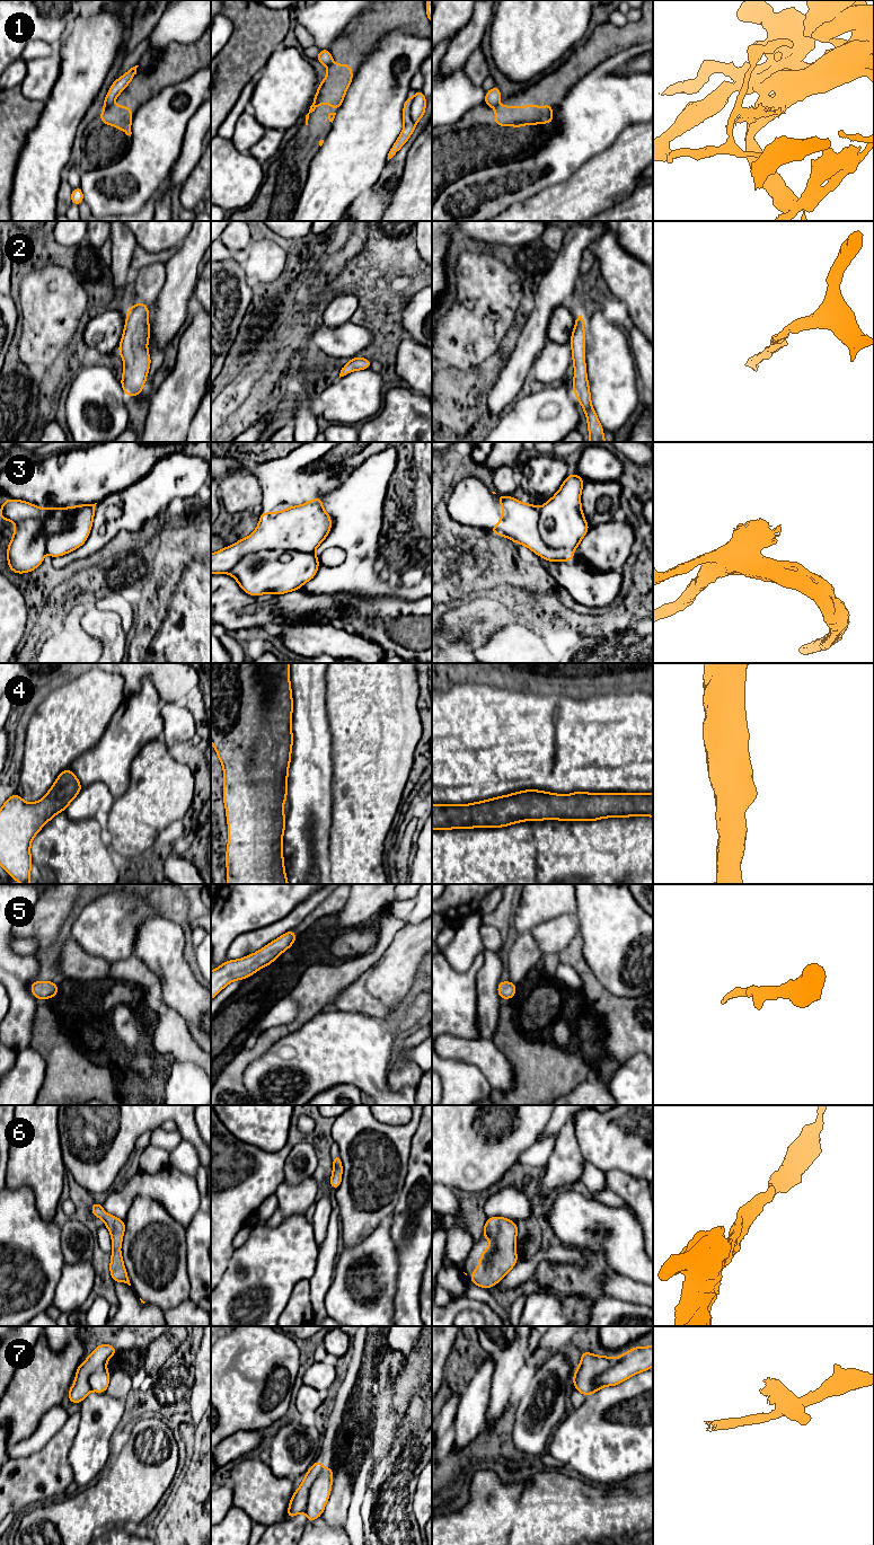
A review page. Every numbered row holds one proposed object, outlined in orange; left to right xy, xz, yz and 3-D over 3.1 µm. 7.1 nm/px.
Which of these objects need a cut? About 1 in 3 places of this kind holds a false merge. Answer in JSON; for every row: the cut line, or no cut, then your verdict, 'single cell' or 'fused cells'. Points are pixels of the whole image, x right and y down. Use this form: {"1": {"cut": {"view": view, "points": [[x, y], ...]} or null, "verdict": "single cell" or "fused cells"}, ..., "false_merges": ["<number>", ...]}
{"1": {"cut": {"view": "xy", "points": [[111, 105], [104, 109]]}, "verdict": "fused cells"}, "2": {"cut": null, "verdict": "single cell"}, "3": {"cut": {"view": "xz", "points": [[312, 552], [257, 549], [246, 553], [228, 572]]}, "verdict": "fused cells"}, "4": {"cut": null, "verdict": "single cell"}, "5": {"cut": null, "verdict": "single cell"}, "6": {"cut": null, "verdict": "single cell"}, "7": {"cut": {"view": "xz", "points": [[323, 1470], [310, 1489], [309, 1500], [305, 1510]]}, "verdict": "fused cells"}, "false_merges": ["1", "3", "7"]}

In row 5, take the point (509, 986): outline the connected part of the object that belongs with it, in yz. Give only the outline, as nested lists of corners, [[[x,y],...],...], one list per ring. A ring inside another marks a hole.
[[[500,981],[497,992],[501,999],[512,999],[517,992],[517,985],[512,981]]]

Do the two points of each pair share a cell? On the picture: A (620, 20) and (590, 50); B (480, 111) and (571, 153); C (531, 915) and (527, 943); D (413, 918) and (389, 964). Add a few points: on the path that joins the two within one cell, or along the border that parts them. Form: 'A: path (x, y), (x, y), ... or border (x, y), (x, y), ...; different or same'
A: border (609, 21), (617, 26), (624, 26), (628, 21); different
B: border (554, 116), (549, 131), (537, 149), (521, 157); different
C: border (530, 930), (518, 935); different
D: border (406, 921), (420, 923); different

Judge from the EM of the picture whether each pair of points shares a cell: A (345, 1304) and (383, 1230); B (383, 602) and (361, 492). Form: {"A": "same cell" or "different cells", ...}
{"A": "same cell", "B": "different cells"}

